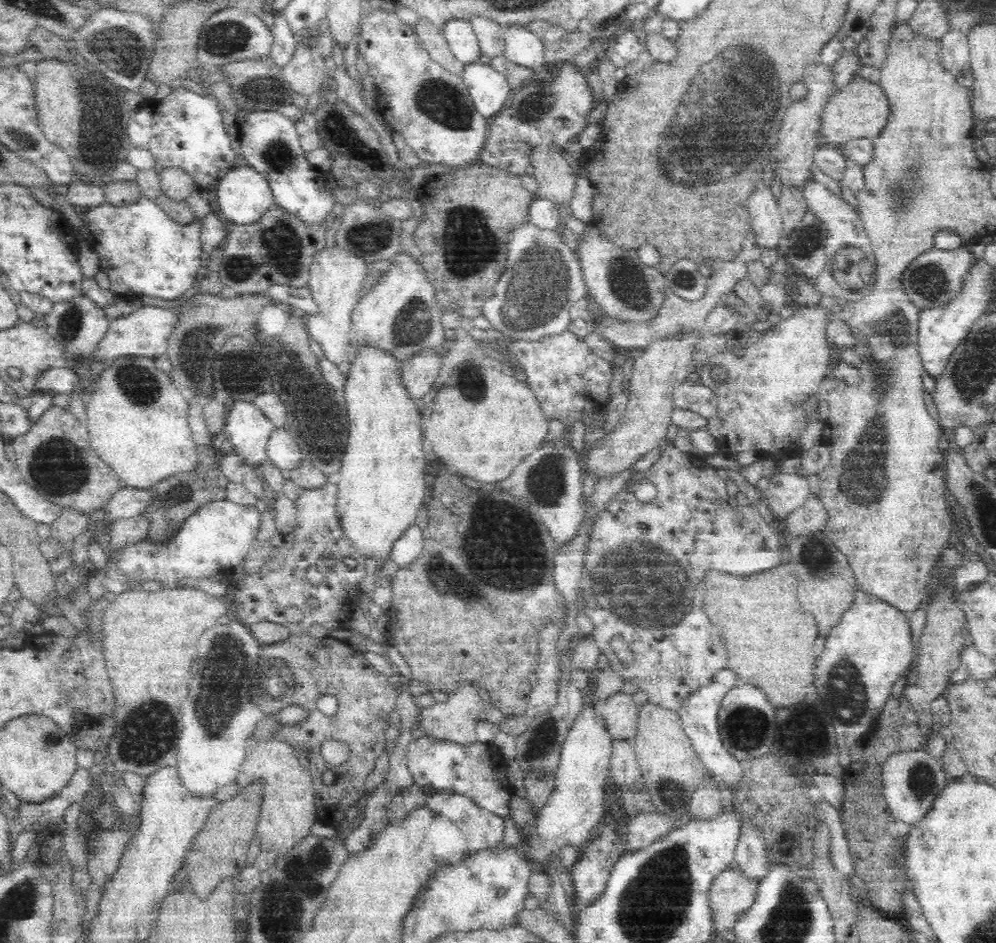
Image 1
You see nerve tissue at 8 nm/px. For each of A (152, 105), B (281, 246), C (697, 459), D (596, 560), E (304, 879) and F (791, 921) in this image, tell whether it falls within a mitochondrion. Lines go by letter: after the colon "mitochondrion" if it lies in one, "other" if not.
A: other
B: mitochondrion
C: other
D: mitochondrion
E: mitochondrion
F: mitochondrion

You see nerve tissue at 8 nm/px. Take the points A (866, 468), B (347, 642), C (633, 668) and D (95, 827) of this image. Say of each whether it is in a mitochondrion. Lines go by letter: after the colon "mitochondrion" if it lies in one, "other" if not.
A: mitochondrion
B: other
C: other
D: other

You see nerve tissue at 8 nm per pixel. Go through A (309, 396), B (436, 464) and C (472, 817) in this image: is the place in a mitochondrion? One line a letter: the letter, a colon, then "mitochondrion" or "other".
A: mitochondrion
B: other
C: other

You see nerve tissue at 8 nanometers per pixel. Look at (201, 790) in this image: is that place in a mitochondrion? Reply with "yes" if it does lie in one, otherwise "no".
no

